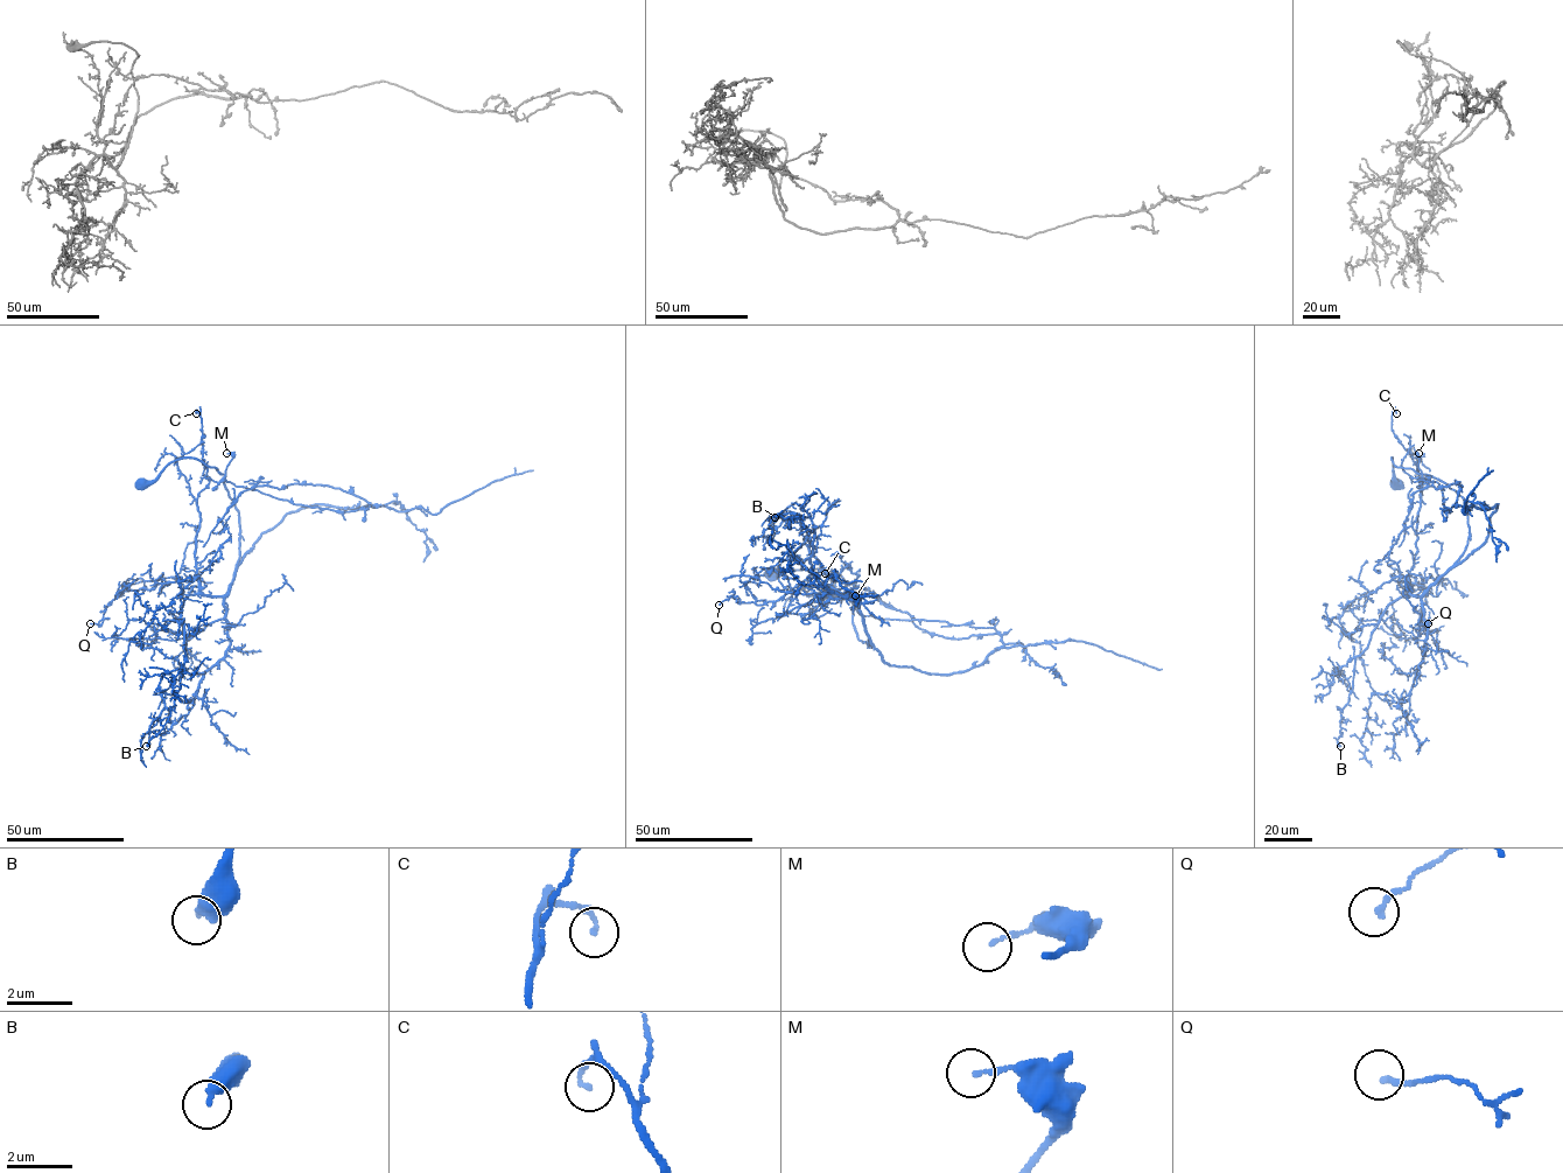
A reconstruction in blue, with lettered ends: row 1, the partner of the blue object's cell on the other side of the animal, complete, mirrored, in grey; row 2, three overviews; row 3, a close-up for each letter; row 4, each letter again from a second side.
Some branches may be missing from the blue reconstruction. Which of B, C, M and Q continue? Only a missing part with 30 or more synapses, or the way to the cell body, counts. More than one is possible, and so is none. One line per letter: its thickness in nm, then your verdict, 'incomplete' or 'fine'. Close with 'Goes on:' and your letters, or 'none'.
B: 340 nm | fine
C: 160 nm | fine
M: 150 nm | fine
Q: 190 nm | fine
Goes on: none

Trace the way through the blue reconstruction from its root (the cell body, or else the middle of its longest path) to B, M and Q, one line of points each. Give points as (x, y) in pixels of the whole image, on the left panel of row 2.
B: (144, 483), (175, 460), (202, 460), (225, 475), (239, 526), (228, 592), (184, 599), (180, 689), (146, 746)
M: (144, 483), (187, 458), (223, 474), (238, 564), (288, 514), (375, 508), (236, 487), (226, 453)
Q: (144, 483), (187, 458), (225, 475), (235, 577), (221, 595), (197, 577), (124, 591), (90, 623)

